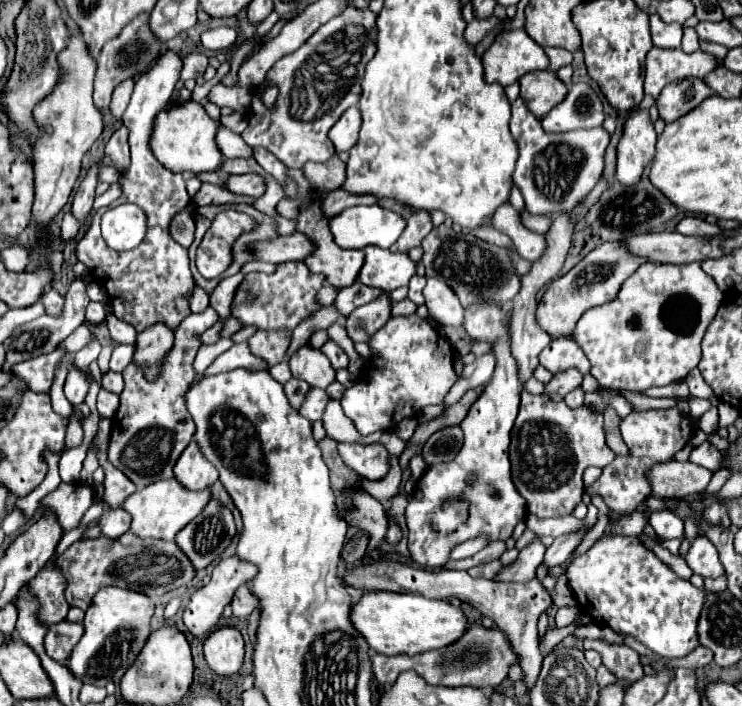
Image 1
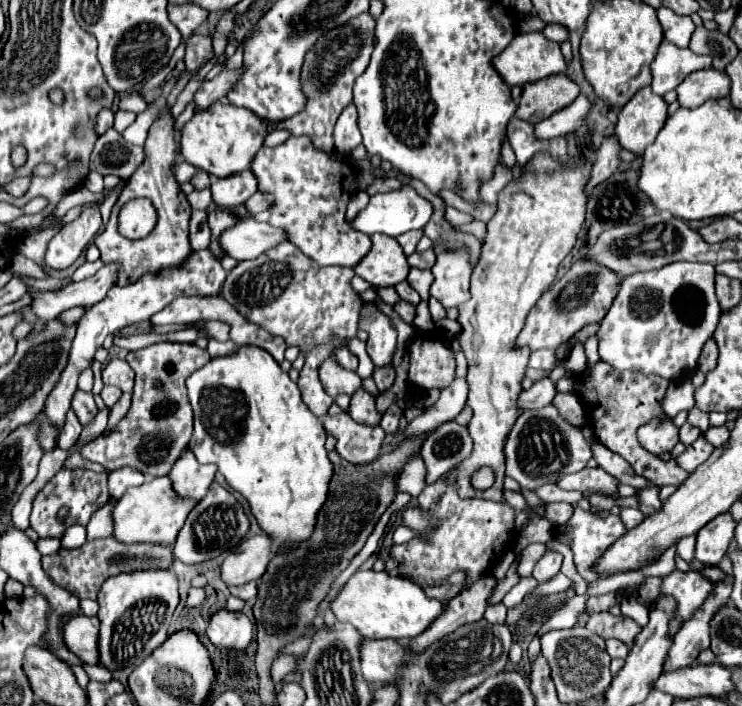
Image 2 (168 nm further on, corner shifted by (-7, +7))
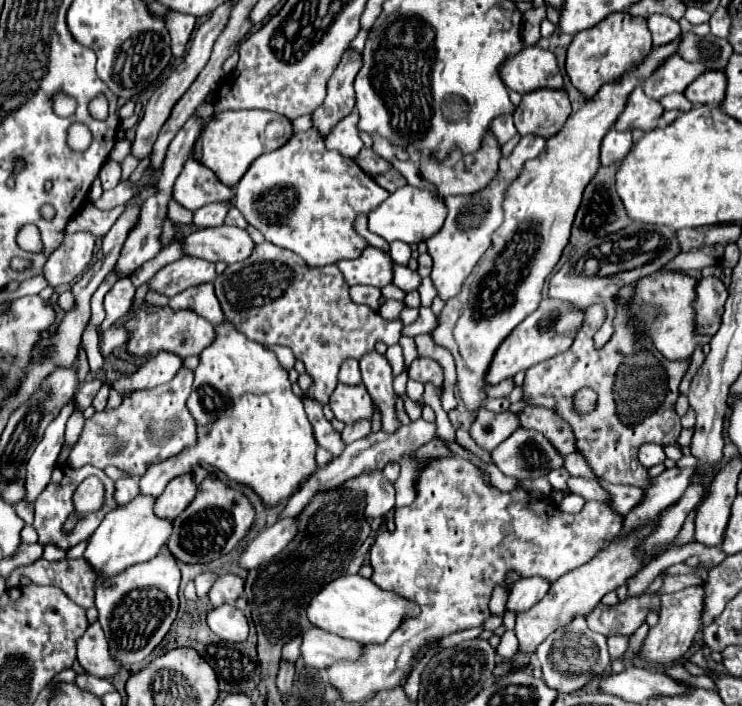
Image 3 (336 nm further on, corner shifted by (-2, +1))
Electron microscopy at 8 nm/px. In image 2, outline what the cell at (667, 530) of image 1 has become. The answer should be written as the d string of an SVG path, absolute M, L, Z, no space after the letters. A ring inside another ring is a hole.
M650 485L638 491L638 509L646 515L648 511L656 511L656 507L660 507L660 499L658 499L658 487Z

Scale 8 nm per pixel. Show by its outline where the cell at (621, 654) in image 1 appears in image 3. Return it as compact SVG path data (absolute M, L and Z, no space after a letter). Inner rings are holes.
M657 595L629 597L627 601L623 601L615 607L607 607L601 603L587 617L587 625L589 625L589 629L603 633L605 637L633 635L639 629L639 625L645 621L649 609L659 611L659 597Z

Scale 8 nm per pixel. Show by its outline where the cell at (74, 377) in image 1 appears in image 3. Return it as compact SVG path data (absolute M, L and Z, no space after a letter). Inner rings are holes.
M181 367L177 375L159 387L143 389L127 395L113 411L95 413L85 421L85 427L75 443L67 465L79 469L83 465L95 465L105 469L109 465L127 471L133 477L141 477L149 465L161 463L177 455L183 447L195 443L195 421L185 405L193 383L193 371Z

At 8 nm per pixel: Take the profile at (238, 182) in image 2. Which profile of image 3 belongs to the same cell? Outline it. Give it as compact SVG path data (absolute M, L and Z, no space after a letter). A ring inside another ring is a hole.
M219 203L205 205L203 209L195 211L193 223L197 227L219 227L219 225L223 225L223 219L231 207L233 207L233 203L231 205L219 205Z

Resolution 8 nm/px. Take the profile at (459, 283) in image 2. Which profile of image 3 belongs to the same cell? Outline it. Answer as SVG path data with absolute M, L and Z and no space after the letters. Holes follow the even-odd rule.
M535 135L521 137L521 141L515 147L515 151L511 153L511 157L501 159L499 175L495 177L495 181L487 189L483 189L483 191L479 191L475 195L467 195L467 197L447 197L445 199L445 205L447 205L447 211L449 211L447 219L445 219L445 225L435 237L427 239L429 255L433 257L431 281L433 281L433 287L437 289L437 295L443 301L449 301L451 297L459 295L467 275L471 273L475 263L481 259L481 255L489 249L491 233L503 221L501 203L503 203L503 195L505 195L507 185L519 175L523 163L527 159L537 157L543 149L545 149L545 139L543 137L535 137Z

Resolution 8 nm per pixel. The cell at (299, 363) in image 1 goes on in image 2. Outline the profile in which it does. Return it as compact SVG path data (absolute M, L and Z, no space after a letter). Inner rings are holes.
M324 363L324 367L320 367L320 379L322 385L326 389L326 393L336 399L338 395L354 395L354 391L358 391L362 387L362 379L352 373L352 371L344 371L338 363Z

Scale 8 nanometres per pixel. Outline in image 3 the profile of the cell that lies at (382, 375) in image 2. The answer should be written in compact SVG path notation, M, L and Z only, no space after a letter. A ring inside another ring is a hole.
M403 395L401 398L404 401L405 410L409 418L412 421L416 421L417 419L421 418L422 407L419 406L418 403L412 401L407 395Z

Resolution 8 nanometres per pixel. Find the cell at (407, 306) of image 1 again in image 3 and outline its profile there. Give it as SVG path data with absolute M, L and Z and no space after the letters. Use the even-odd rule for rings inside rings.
M269 241L257 245L247 261L227 265L213 281L213 287L225 319L241 329L245 337L261 345L285 345L305 363L313 385L303 397L315 397L321 405L327 405L337 385L343 359L359 359L375 347L375 341L395 345L403 329L401 319L389 321L379 311L353 303L349 285L343 281L337 265L307 269L295 253L275 247Z

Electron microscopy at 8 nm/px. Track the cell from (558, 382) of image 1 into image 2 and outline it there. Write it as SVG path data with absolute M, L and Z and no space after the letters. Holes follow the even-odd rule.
M540 379L528 391L520 393L520 397L516 401L516 407L520 411L542 409L542 407L546 407L546 405L552 403L554 393L556 393L556 383L550 381L550 379Z

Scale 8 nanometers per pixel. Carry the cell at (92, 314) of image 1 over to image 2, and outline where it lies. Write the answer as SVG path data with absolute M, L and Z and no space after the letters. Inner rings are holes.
M210 249L192 251L184 259L184 263L180 263L178 267L168 267L168 269L162 269L158 273L142 275L136 283L130 283L126 287L116 285L116 287L112 287L112 291L108 291L104 301L88 307L84 317L80 319L76 339L72 341L68 367L64 369L64 375L60 377L60 383L54 387L52 395L46 399L44 413L46 413L48 421L52 423L52 427L62 431L64 421L66 421L66 413L70 411L72 397L78 389L78 377L86 367L90 367L90 363L94 361L96 349L104 343L104 339L110 333L116 333L122 327L132 325L132 323L148 321L154 313L164 309L176 297L182 297L182 295L216 295L216 293L220 293L220 283L224 283L224 279L226 279L226 271L222 269L218 257Z

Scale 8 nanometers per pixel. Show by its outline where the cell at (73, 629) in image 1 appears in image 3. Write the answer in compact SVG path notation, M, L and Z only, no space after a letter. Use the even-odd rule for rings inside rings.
M99 623L89 625L87 633L83 633L83 637L77 641L77 661L89 675L95 677L111 677L117 673Z

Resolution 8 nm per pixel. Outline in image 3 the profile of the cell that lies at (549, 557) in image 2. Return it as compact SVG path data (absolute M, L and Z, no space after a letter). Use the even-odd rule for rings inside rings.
M523 577L523 579L519 579L509 593L507 609L519 613L523 609L533 607L549 591L549 585L551 583L545 577Z

